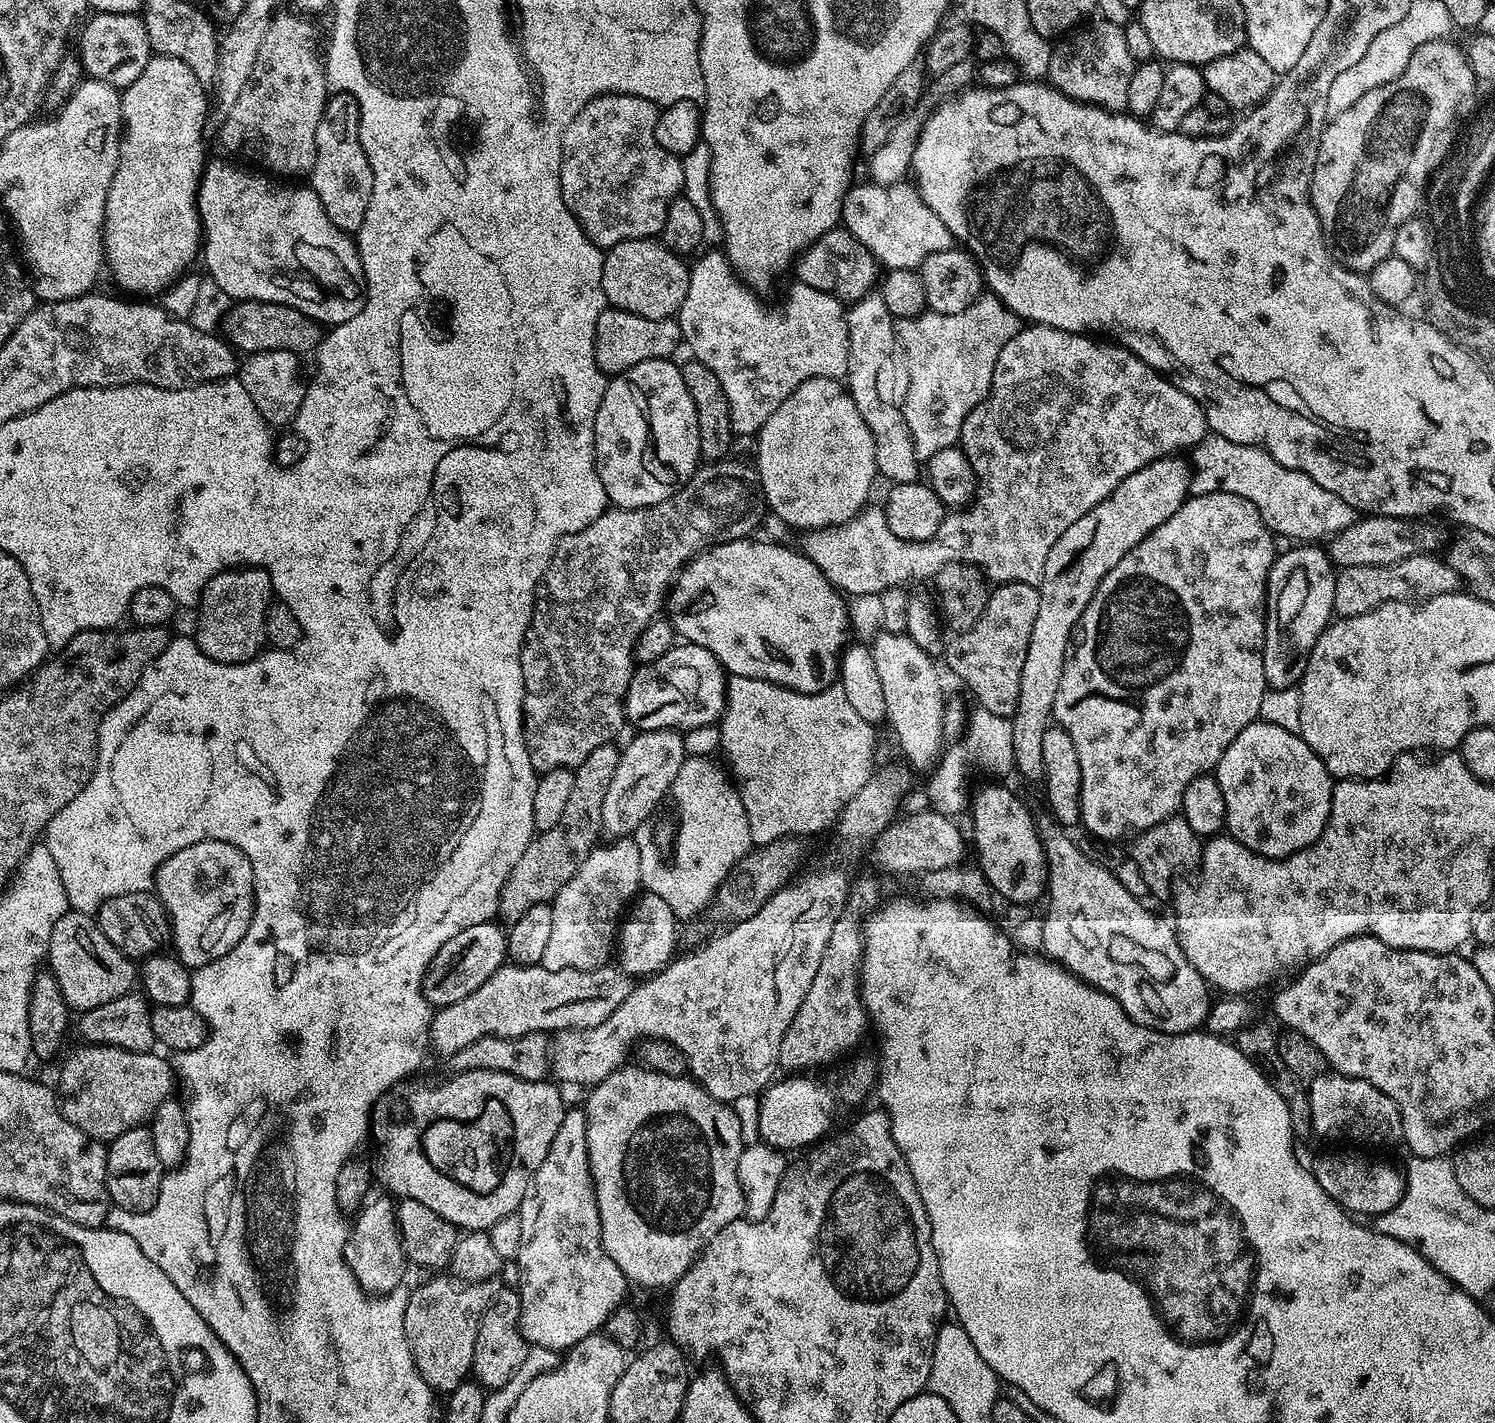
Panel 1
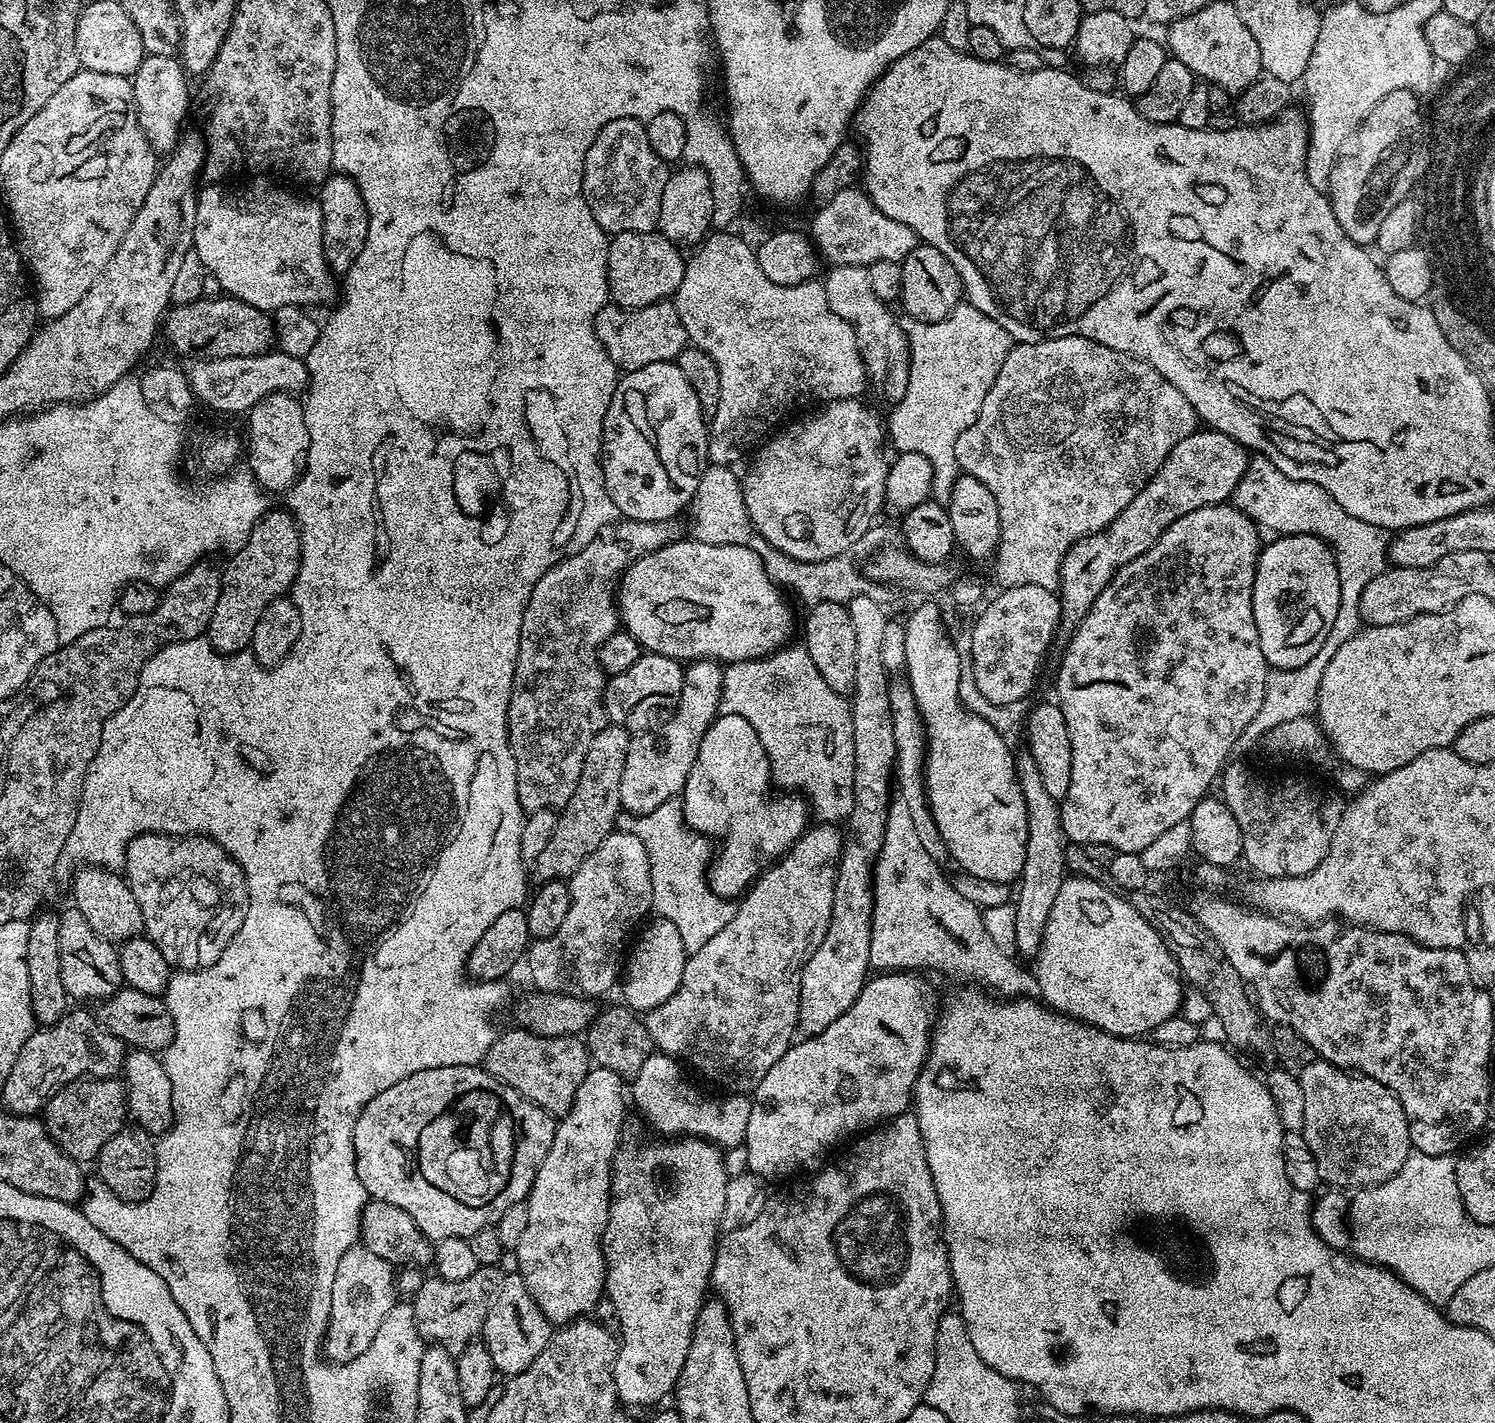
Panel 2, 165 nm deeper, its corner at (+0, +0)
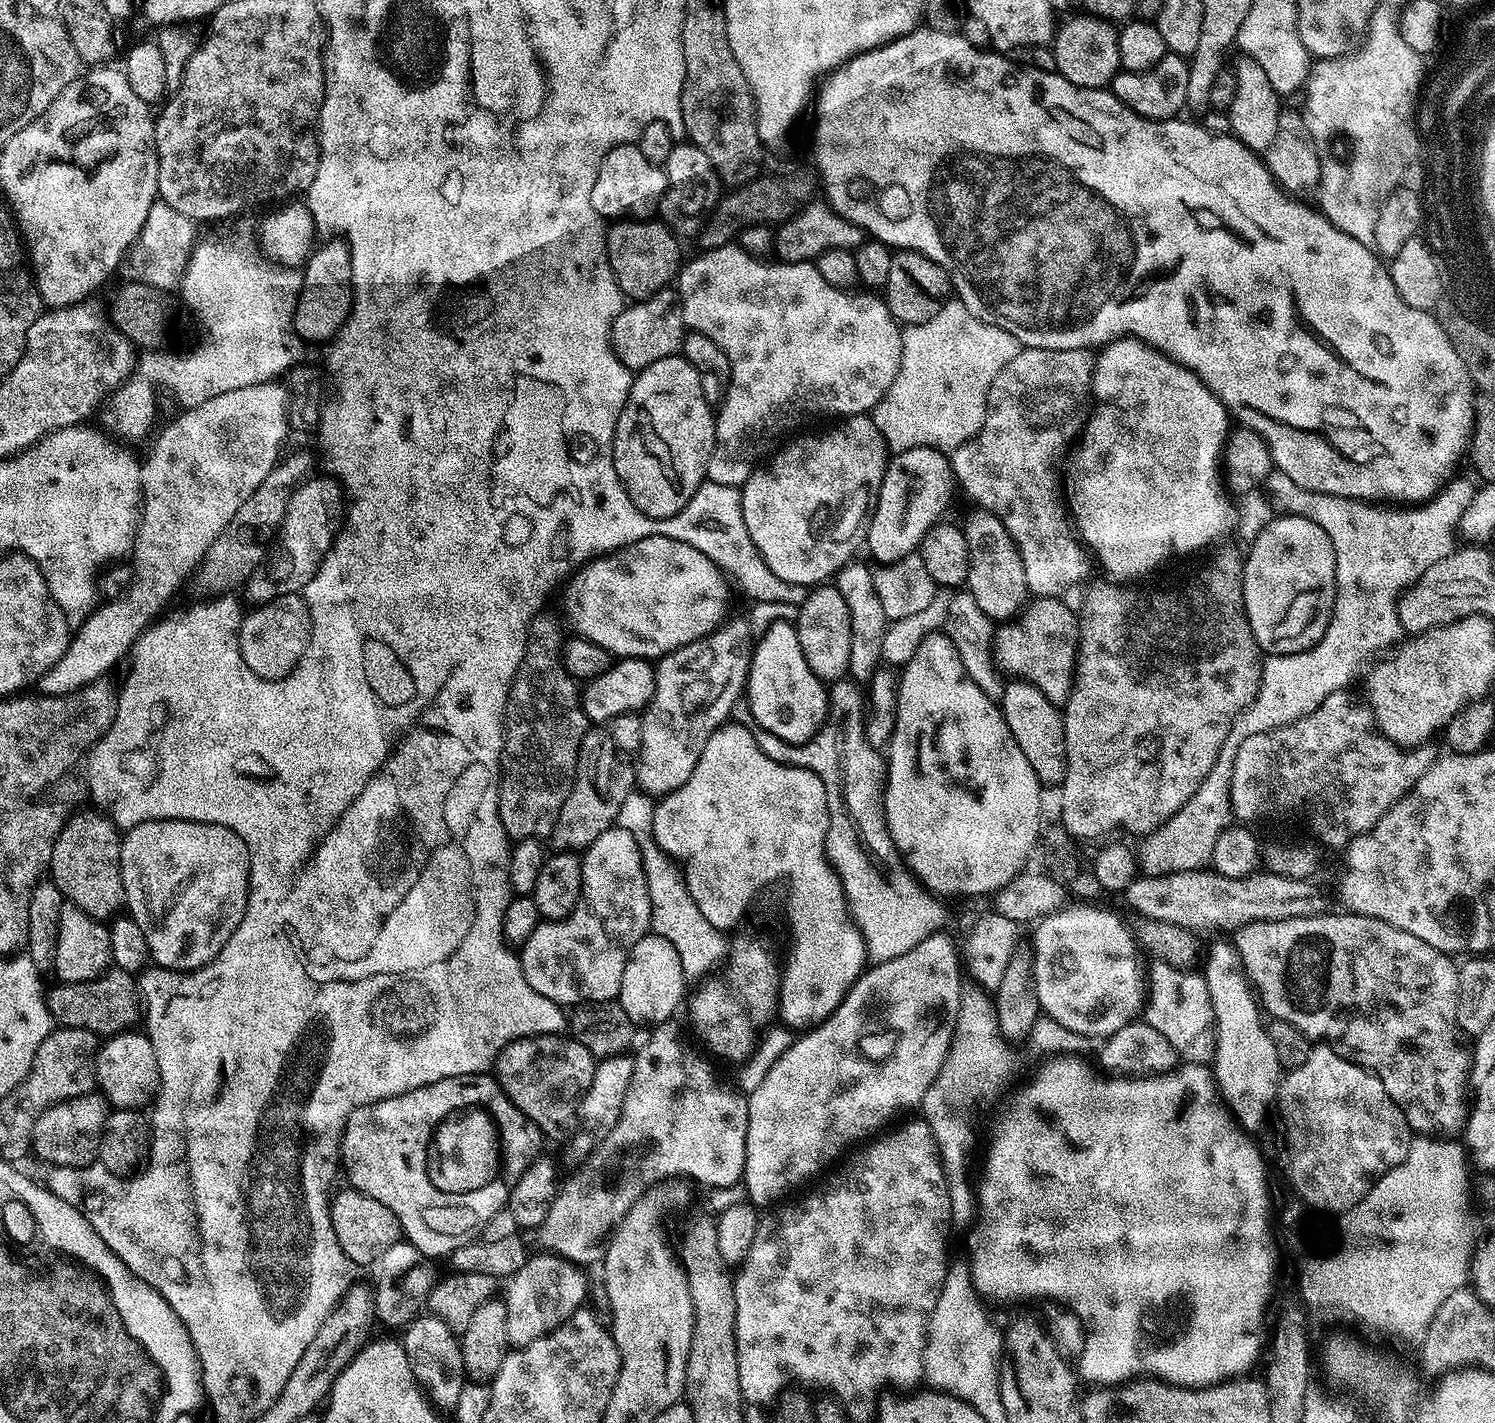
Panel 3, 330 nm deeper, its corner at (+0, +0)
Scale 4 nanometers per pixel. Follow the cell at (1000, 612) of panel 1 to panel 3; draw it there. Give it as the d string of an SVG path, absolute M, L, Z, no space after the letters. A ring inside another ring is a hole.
M1042 596L1033 599L1018 619L1004 622L995 629L995 661L1009 677L1028 681L1038 686L1046 698L1057 706L1063 706L1072 693L1072 682L1076 678L1076 653L1080 646L1080 621L1074 608L1063 604L1063 599L1054 596Z

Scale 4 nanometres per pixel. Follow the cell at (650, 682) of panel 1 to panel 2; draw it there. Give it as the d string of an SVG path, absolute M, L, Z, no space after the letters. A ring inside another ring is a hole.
M645 651L630 666L630 670L622 670L622 674L607 677L604 686L604 713L608 715L609 724L617 724L629 734L639 734L649 727L652 715L659 708L668 710L680 699L680 691L684 685L685 665L681 661L663 656L657 652Z

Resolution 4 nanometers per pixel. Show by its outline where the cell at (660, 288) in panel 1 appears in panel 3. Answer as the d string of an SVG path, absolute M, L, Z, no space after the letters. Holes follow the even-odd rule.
M624 218L613 224L616 225L611 225L608 228L608 261L614 270L614 278L620 289L624 291L625 297L629 301L635 302L650 298L655 292L667 289L671 285L668 283L671 280L673 283L677 279L682 267L682 259L680 260L681 241L676 233L667 224L656 218L645 218L643 220Z

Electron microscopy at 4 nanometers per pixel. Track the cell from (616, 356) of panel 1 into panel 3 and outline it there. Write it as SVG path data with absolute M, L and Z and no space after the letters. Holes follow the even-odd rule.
M661 290L650 298L629 303L612 324L612 349L629 370L639 370L667 356L675 356L684 347L686 325L675 291Z

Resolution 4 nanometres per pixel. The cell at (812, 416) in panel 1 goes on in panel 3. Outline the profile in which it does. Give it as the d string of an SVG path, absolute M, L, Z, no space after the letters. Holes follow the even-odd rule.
M871 415L849 416L841 419L837 424L840 424L837 428L828 428L821 436L804 436L801 440L789 439L767 463L763 466L757 466L750 474L750 478L740 488L742 518L746 518L746 530L750 530L750 538L754 542L754 546L762 554L766 566L770 566L770 570L774 570L774 574L778 574L778 578L782 578L782 582L803 584L805 586L819 586L831 581L835 577L836 571L842 565L849 563L855 557L852 555L859 548L861 551L862 545L865 543L868 521L876 502L876 495L880 493L882 478L888 469L890 453L886 442L882 438L882 434L878 430L878 426L874 426Z

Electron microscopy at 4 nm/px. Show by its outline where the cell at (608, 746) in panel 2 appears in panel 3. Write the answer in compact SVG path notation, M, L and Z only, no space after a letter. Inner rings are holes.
M627 712L618 718L610 718L604 724L592 724L583 738L580 740L580 753L576 763L576 777L572 783L570 794L566 802L562 802L562 810L558 814L558 822L554 822L554 830L550 837L550 843L556 850L583 850L589 848L606 830L614 827L618 812L637 787L636 782L636 757L640 751L640 716Z

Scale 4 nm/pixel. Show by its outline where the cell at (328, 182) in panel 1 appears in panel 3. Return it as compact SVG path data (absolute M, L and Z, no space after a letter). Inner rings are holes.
M334 238L330 244L321 243L302 268L298 306L292 309L292 331L301 341L312 344L336 339L340 327L352 312L352 259L347 243Z

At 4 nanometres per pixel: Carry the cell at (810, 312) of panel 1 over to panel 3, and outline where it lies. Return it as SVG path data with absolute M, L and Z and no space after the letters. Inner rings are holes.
M735 243L715 248L709 252L701 251L699 255L694 257L689 264L687 261L678 273L680 309L684 315L685 325L691 331L706 334L706 338L710 338L714 342L718 342L718 346L722 346L726 358L730 358L730 370L732 371L726 385L728 393L724 396L724 405L718 408L715 413L716 445L710 454L707 479L713 484L740 488L750 478L750 474L761 461L771 457L781 447L785 437L792 434L787 434L787 432L802 427L807 420L820 420L823 416L847 418L871 413L877 402L886 394L886 390L890 390L890 386L900 369L900 363L902 362L902 328L890 314L888 305L884 303L879 295L868 290L860 290L860 293L855 296L852 290L830 286L830 282L826 282L826 278L822 278L822 274L818 274L815 263L785 264L783 262L771 262L772 264L767 264L769 262L767 259L757 258L748 252L743 252Z

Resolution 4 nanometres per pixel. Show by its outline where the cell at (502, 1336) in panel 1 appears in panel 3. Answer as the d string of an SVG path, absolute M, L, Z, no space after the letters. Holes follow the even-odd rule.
M541 1251L540 1256L529 1255L525 1265L507 1281L508 1289L502 1293L502 1299L506 1306L506 1334L509 1345L523 1346L550 1334L562 1322L566 1322L573 1314L585 1307L590 1296L590 1279L583 1267L572 1264L566 1258L555 1256L553 1252Z

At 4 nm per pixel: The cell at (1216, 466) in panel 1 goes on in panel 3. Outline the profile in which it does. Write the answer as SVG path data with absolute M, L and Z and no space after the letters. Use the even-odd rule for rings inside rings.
M1275 470L1271 472L1266 481L1266 488L1272 491L1271 503L1281 513L1310 518L1310 522L1318 522L1318 526L1322 526L1322 530L1330 534L1330 546L1334 546L1336 555L1336 601L1332 607L1332 617L1322 638L1313 648L1285 656L1269 655L1261 663L1258 694L1254 702L1247 704L1242 714L1234 718L1226 734L1226 742L1222 742L1222 750L1218 750L1218 758L1214 758L1214 766L1210 766L1210 774L1202 778L1202 786L1198 786L1194 794L1190 794L1190 802L1183 804L1166 823L1141 839L1144 841L1141 842L1140 848L1138 847L1137 865L1143 875L1160 877L1174 872L1205 869L1212 861L1214 845L1218 843L1218 834L1225 832L1234 820L1230 802L1230 782L1234 778L1234 758L1238 758L1238 750L1242 742L1246 742L1246 738L1254 734L1262 734L1278 726L1286 726L1318 710L1318 706L1322 706L1322 702L1326 702L1330 694L1345 691L1352 686L1348 684L1355 682L1356 675L1360 671L1363 673L1377 657L1395 649L1401 643L1405 635L1405 630L1400 624L1401 597L1413 584L1420 581L1426 570L1430 570L1430 566L1442 562L1442 558L1456 551L1460 520L1476 497L1474 484L1468 480L1456 479L1449 479L1448 483L1431 499L1426 499L1415 506L1385 506L1380 502L1351 500L1345 496L1306 490L1306 486L1298 486L1298 482L1293 482L1287 474Z

